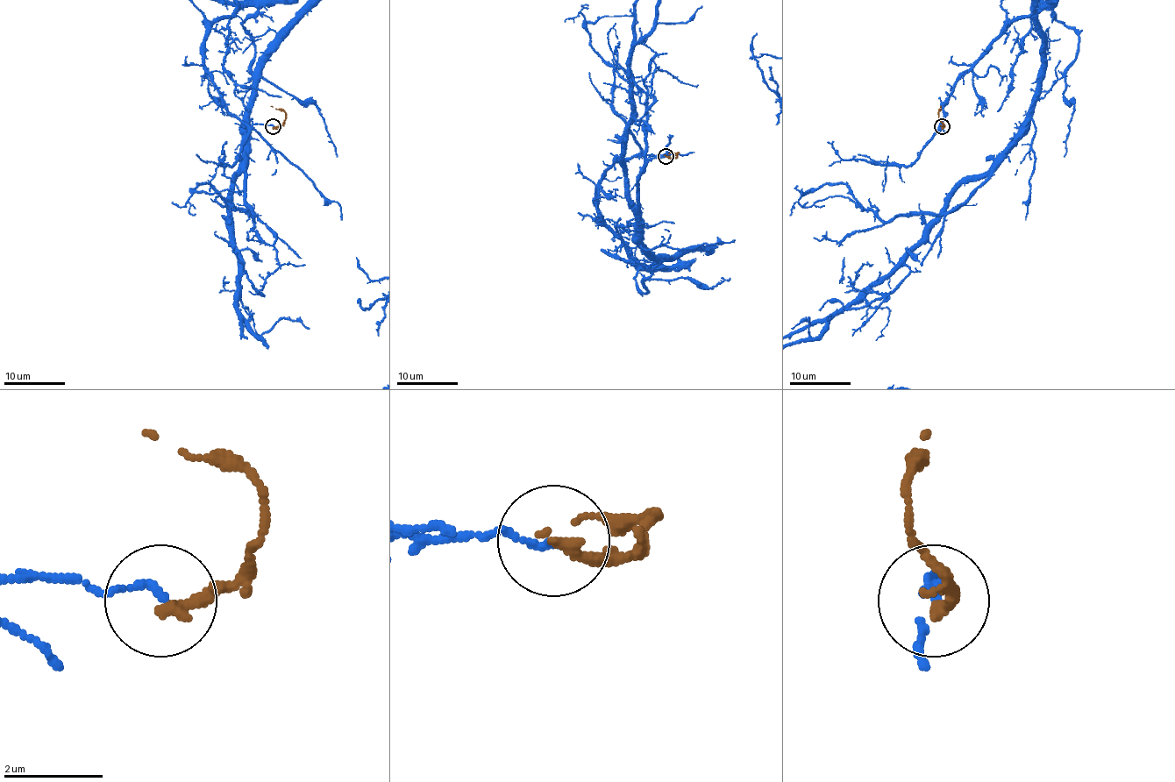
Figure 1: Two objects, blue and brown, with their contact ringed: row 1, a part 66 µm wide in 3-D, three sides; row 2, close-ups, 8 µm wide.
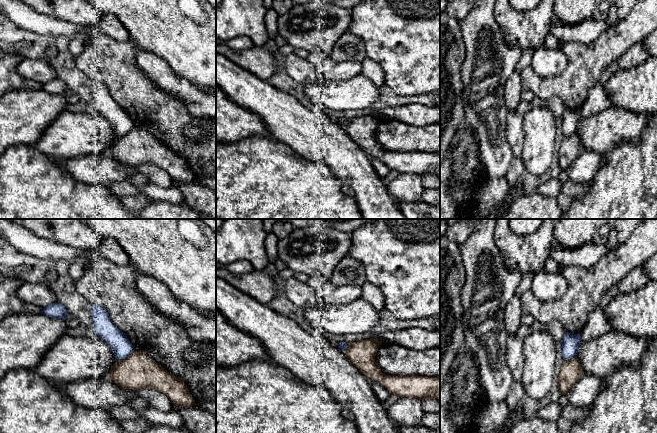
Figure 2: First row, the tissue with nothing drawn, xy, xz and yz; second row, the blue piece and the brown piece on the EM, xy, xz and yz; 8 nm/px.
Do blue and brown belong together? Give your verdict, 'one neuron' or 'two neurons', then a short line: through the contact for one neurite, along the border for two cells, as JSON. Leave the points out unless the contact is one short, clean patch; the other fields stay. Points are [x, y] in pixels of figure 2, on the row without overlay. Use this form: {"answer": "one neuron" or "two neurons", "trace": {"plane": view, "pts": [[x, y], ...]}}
{"answer": "two neurons", "trace": {"plane": "xy", "pts": [[134, 125], [125, 134], [116, 137]]}}

